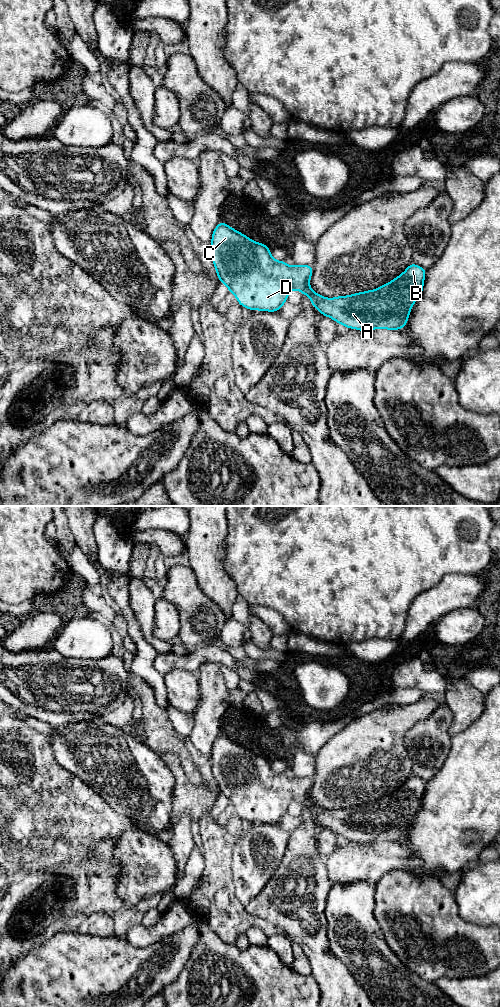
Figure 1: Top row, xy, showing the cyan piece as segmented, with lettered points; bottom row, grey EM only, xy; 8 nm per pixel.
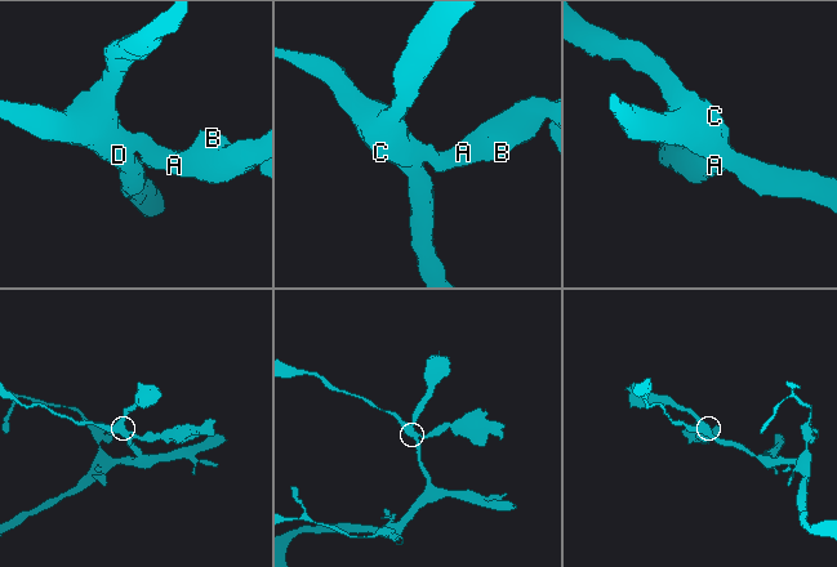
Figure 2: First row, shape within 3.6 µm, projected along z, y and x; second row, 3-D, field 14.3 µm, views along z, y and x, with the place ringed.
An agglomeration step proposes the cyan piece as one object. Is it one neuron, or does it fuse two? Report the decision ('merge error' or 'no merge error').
no merge error

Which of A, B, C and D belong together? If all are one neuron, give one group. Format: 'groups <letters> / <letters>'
groups A B C D

